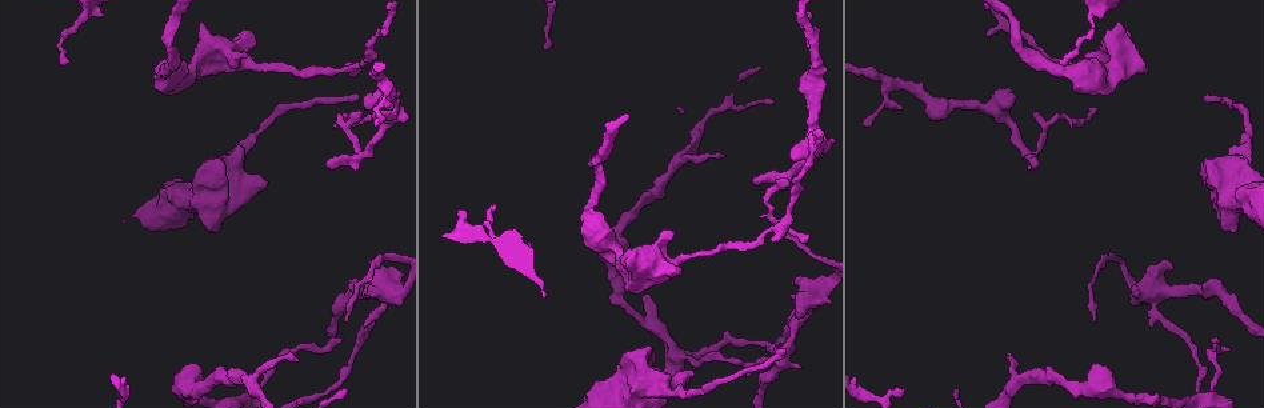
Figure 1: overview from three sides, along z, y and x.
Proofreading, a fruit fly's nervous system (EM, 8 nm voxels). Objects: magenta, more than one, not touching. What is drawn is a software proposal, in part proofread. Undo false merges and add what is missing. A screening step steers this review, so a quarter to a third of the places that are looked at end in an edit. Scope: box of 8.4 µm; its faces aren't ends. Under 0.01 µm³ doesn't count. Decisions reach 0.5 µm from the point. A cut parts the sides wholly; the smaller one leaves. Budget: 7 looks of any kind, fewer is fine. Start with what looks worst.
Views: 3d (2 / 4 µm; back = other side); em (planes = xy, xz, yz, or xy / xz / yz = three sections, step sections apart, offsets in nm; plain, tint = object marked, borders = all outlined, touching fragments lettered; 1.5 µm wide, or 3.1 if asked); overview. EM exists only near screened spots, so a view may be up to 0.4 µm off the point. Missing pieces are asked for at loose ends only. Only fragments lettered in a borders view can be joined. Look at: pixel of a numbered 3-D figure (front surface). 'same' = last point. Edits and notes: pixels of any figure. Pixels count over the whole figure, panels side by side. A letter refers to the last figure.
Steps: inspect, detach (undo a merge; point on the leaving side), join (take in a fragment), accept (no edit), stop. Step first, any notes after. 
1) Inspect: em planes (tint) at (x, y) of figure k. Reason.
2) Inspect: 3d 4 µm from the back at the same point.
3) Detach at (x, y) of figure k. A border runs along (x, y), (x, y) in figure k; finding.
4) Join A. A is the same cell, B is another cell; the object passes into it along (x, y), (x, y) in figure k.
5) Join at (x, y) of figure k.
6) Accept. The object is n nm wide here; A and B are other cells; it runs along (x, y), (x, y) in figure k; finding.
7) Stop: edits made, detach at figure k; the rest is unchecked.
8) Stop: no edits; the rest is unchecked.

Inspect: em xy step 8 (tint) at (1157, 292) of figure 1. Branch point.

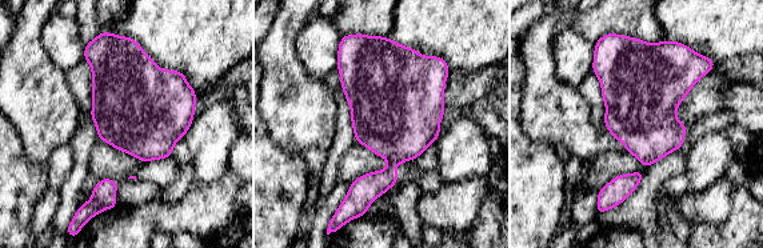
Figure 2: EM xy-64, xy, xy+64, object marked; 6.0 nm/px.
Inspect: em xy step 8 (borders) at the same point.

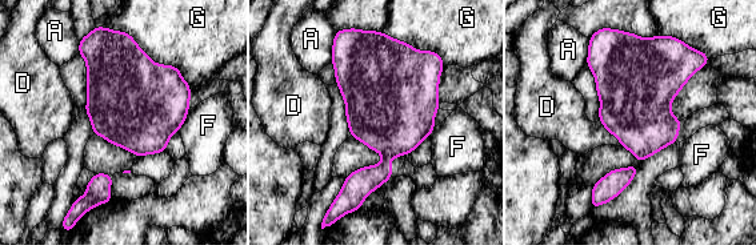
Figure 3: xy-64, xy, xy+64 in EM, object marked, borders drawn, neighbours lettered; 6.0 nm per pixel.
Detach at (391, 119) of figure 3. The object is 400 nm wide here; A, D, F and G are other cells; a border runs along (384, 157), (388, 160) in figure 3; a second neuron is stuck on.

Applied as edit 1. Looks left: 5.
Inspect: 3d 4 µm from the back at (782, 351) of figure 1. Thin end.

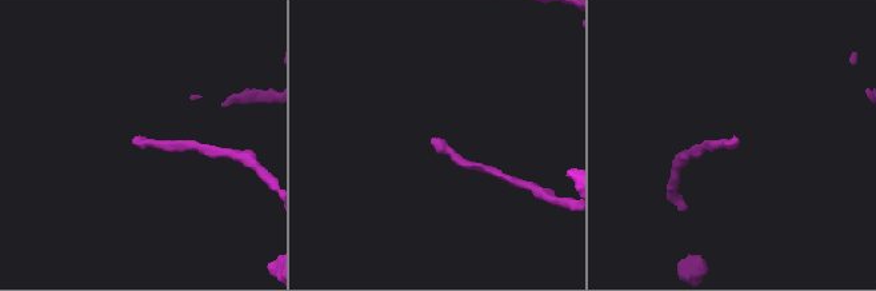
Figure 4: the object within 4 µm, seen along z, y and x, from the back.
Inspect: em planes (tint) at (735, 139) of figure 4. Need the tissue.

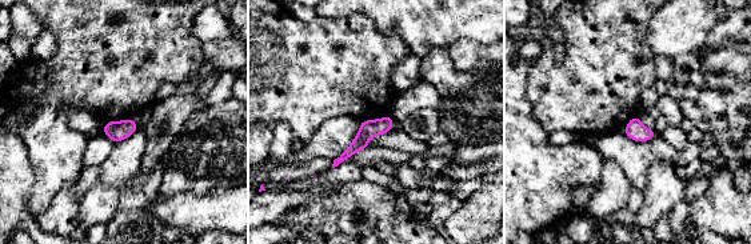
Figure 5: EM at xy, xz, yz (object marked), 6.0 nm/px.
Inspect: em planes (borders) at the same point.

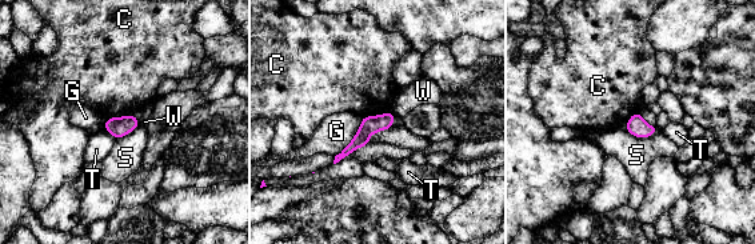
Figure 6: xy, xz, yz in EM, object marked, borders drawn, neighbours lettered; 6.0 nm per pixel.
Accept. The object is 110 nm wide here; C, G, S, T and W are other cells; a border runs along (134, 114), (106, 119) in figure 6; none of them fits.

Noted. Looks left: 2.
Inspect: 3d 4 µm at (493, 204) of figure 1.

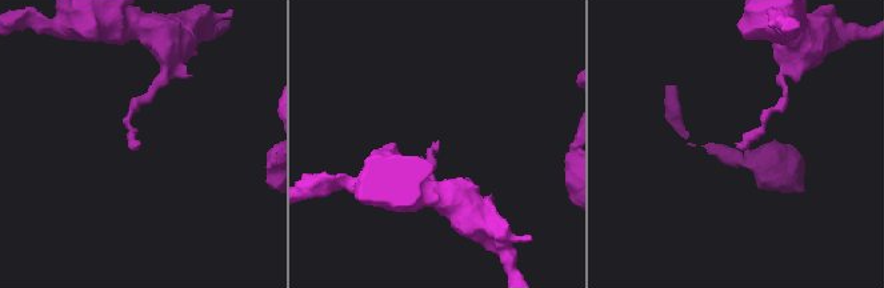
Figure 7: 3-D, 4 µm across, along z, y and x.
Inspect: em planes (borders) at (140, 144) of figure 7. Need the tissue.

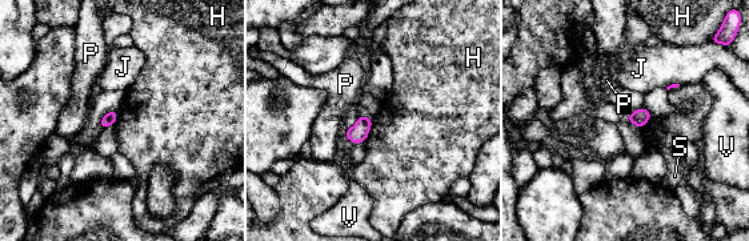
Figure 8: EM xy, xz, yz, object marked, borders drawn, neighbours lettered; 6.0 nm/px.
Accept. The object is 80 nm wide here; H, J, P, S and V are other cells; a border runs along (373, 117), (364, 143) in figure 8; none of them fits.

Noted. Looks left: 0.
Stop: edits made, detach at figure 3; the rest is unchecked.

